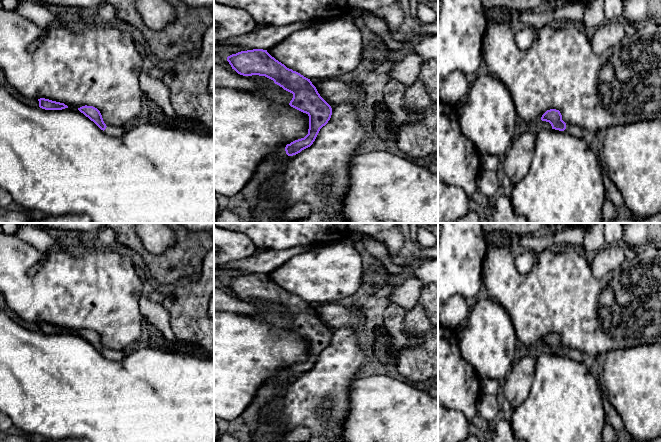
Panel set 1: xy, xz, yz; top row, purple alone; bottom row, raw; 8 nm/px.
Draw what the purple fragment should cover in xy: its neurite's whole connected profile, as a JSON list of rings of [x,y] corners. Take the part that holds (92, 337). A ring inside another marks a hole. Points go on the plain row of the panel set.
[[[85,329],[78,332],[78,334],[111,360],[120,360],[126,354],[124,351],[107,350],[103,345],[100,335],[93,330]]]

